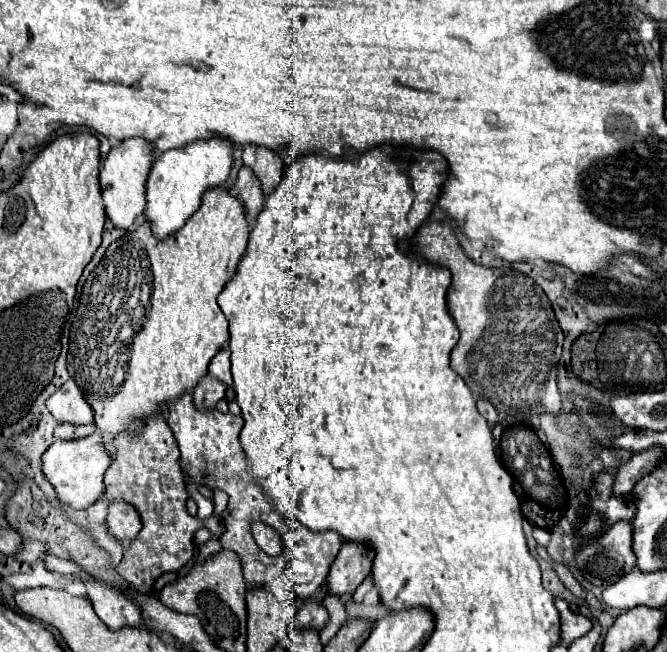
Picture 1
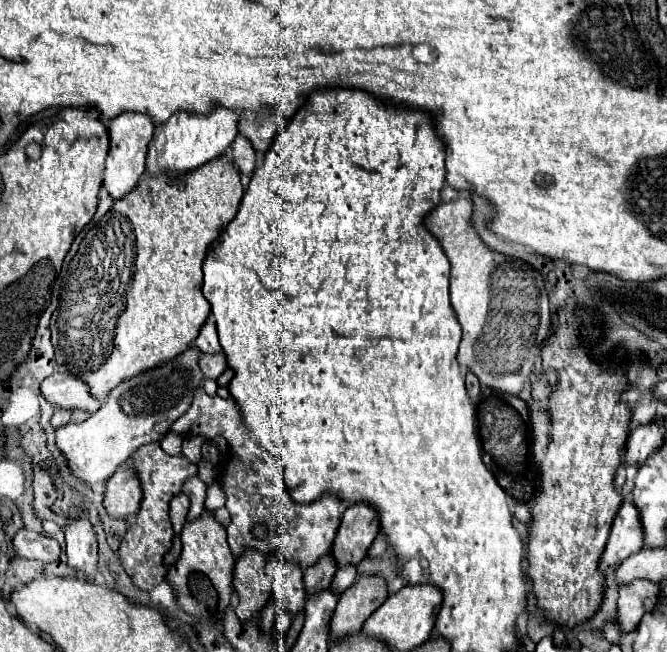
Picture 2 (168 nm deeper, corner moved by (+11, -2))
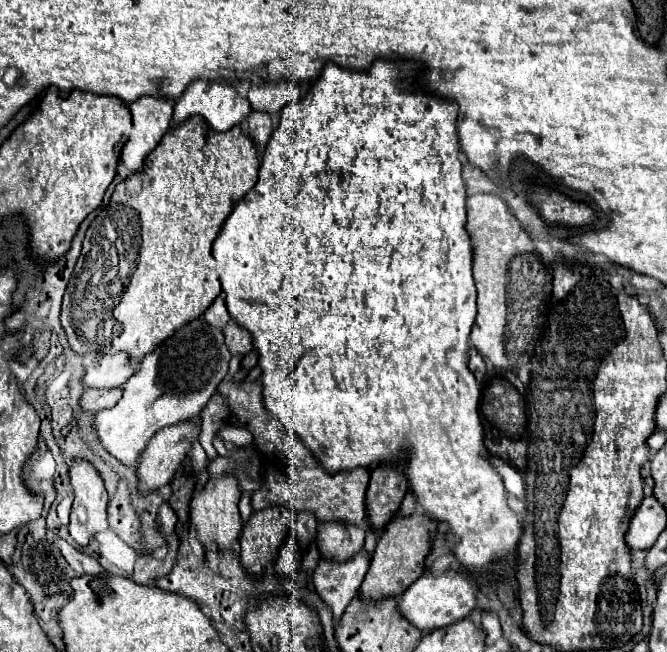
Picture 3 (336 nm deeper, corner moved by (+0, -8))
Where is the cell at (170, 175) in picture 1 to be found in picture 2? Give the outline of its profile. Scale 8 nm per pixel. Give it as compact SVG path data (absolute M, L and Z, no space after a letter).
M213 106L209 114L195 114L185 110L175 112L167 122L155 128L153 140L149 144L145 174L167 172L169 176L179 176L221 156L237 136L237 118L239 116L225 106Z

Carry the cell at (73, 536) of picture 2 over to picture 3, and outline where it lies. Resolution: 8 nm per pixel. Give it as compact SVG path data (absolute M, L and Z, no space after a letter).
M76 460L72 464L70 486L74 490L74 504L70 512L68 530L80 546L88 546L98 532L108 528L108 494L96 470L84 460Z

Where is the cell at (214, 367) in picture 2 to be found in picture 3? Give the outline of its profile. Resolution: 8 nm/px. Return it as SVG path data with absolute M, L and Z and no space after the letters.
M232 320L228 322L226 330L224 330L224 338L226 338L226 344L228 344L228 350L232 352L232 356L238 356L238 354L248 354L252 350L252 336L242 330L240 326L236 326Z

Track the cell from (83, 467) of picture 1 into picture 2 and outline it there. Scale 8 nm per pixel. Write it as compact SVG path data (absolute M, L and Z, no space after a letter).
M191 344L177 358L139 372L131 380L115 386L103 406L85 422L69 422L57 428L57 446L67 456L71 470L89 486L93 486L97 482L109 480L137 448L159 442L169 432L171 424L189 410L195 390L201 388L203 372L199 368L199 358L201 350Z

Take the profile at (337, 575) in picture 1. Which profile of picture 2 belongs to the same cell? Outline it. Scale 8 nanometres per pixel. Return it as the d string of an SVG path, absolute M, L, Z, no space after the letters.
M357 502L347 506L333 544L333 556L339 566L359 564L379 534L379 514L371 504Z

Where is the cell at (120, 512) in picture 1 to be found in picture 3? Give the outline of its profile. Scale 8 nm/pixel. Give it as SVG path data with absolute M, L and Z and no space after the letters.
M200 418L184 422L184 424L178 424L174 428L164 428L164 430L158 432L158 436L154 436L148 442L148 448L142 452L142 456L138 460L138 466L136 466L138 492L142 496L146 496L146 494L150 494L154 490L160 490L162 486L172 482L176 472L180 470L180 464L184 462L184 456L186 456L190 444L192 444L192 440L196 440L198 434L200 434Z

